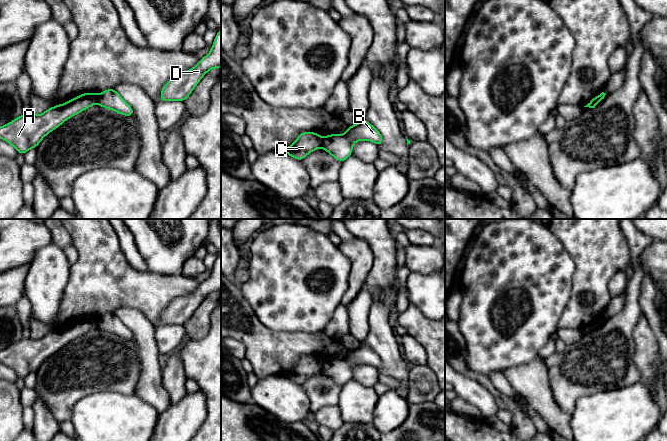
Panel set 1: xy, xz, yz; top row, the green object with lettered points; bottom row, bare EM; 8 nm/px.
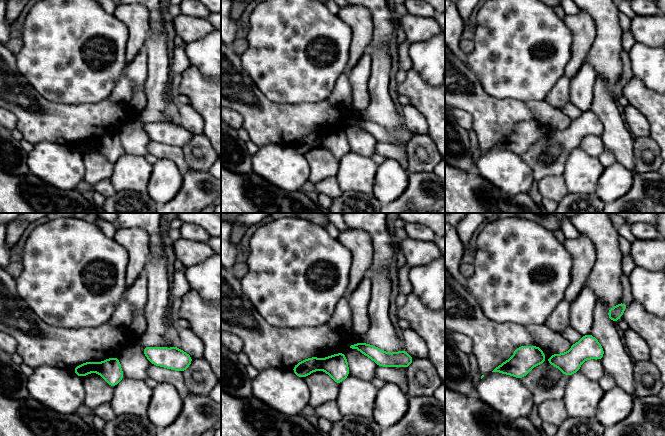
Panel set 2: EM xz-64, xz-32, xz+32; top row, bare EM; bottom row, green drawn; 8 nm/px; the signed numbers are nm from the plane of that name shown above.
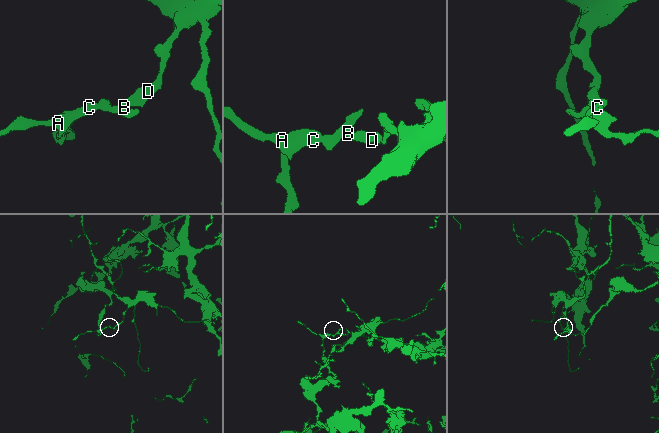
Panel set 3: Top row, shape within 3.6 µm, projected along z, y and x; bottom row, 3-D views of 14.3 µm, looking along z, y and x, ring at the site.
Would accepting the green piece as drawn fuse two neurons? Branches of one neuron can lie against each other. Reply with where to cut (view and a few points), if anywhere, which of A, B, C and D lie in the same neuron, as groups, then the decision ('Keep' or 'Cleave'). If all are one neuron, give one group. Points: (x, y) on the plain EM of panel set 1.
Split along xz (323, 362), (321, 370). Groups: A C / B D. Cleave

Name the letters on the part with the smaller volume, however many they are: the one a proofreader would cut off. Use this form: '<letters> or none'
B, D

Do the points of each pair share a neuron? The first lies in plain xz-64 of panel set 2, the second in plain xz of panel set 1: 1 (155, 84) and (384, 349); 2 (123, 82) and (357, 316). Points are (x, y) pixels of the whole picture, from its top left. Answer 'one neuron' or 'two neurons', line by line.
1: one neuron
2: two neurons

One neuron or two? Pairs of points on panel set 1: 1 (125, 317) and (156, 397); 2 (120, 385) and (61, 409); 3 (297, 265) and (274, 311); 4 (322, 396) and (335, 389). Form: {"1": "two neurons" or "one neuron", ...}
{"1": "one neuron", "2": "one neuron", "3": "one neuron", "4": "one neuron"}

